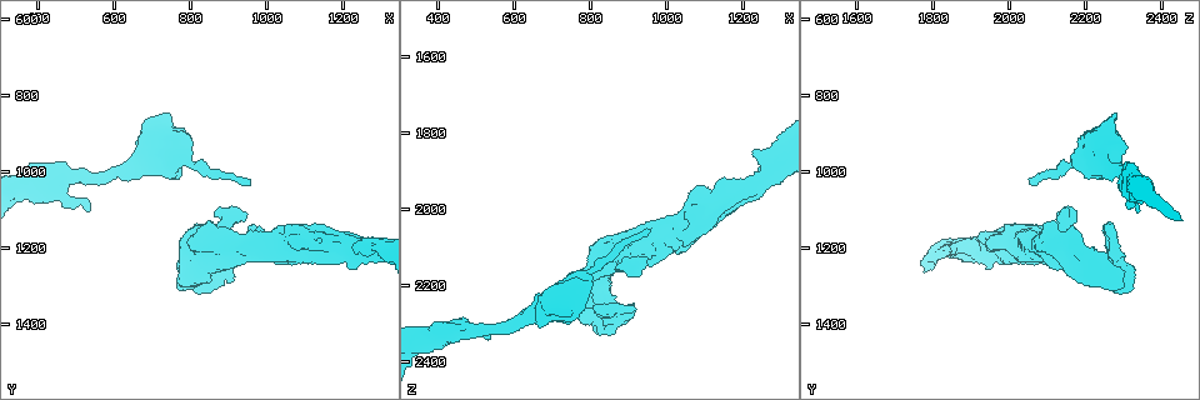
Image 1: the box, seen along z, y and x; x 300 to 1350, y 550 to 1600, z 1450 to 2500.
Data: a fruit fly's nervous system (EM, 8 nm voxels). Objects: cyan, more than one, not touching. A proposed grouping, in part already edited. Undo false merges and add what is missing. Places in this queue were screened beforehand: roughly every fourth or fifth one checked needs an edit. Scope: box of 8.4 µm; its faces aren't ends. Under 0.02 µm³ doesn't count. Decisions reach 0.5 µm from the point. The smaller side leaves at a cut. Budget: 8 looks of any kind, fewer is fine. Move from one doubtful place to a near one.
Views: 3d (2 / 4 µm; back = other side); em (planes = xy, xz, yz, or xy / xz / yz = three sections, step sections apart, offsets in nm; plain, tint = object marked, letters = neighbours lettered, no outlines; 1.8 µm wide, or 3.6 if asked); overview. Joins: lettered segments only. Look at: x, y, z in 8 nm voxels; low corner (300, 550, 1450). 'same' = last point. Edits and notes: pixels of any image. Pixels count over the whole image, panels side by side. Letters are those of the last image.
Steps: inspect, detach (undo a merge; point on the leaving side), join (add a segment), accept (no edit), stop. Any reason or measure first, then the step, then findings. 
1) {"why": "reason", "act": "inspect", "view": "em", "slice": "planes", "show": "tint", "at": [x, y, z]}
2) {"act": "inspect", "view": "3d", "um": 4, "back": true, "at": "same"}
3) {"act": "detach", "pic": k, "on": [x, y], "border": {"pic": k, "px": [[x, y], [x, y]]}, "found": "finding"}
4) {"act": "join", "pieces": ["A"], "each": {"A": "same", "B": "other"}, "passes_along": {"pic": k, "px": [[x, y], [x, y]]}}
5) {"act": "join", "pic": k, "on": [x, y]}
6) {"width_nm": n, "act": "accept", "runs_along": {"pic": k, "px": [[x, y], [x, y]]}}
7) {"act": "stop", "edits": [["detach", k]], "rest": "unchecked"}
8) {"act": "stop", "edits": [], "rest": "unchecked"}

{"why": "branch point", "act": "inspect", "view": "em", "slice": "planes", "show": "tint", "at": [1275, 1215, 1915]}

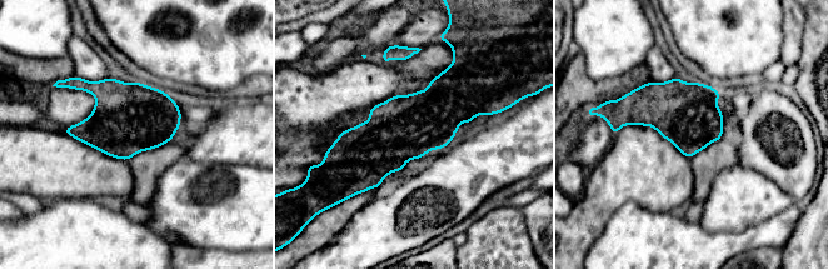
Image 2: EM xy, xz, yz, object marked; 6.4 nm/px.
{"why": "see the neighbours", "act": "inspect", "view": "em", "slice": "planes", "show": "letters", "at": "same"}

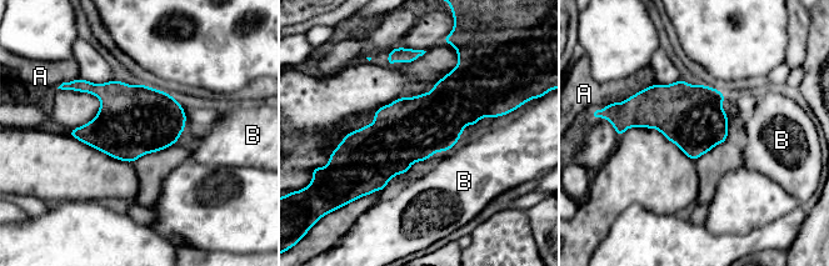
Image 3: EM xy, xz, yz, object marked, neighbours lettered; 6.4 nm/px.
{"width_nm": 420, "act": "accept", "each": {"A": "other", "B": "other"}, "border": {"pic": 3, "px": [[654, 83], [624, 100]]}, "found": "continuous, no second neuron"}

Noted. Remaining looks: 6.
{"why": "sharp bend", "act": "inspect", "view": "em", "slice": "planes", "show": "letters", "at": [825, 1275, 2250]}

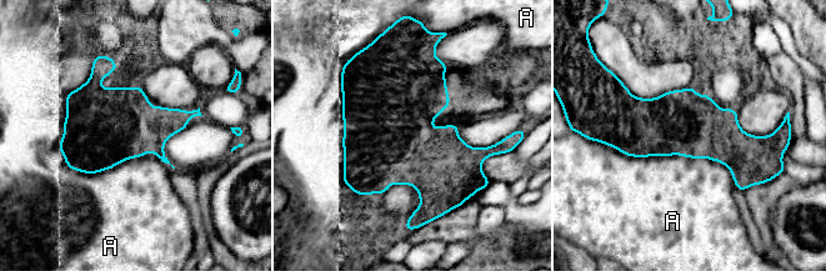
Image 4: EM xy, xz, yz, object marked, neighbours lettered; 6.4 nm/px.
{"act": "accept", "each": {"A": "other"}, "border": {"pic": 4, "px": [[606, 144], [720, 161], [736, 187]]}, "found": "continuous, no second neuron"}

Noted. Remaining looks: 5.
{"why": "tapers out", "act": "inspect", "view": "3d", "um": 2, "at": [960, 1035, 2055]}

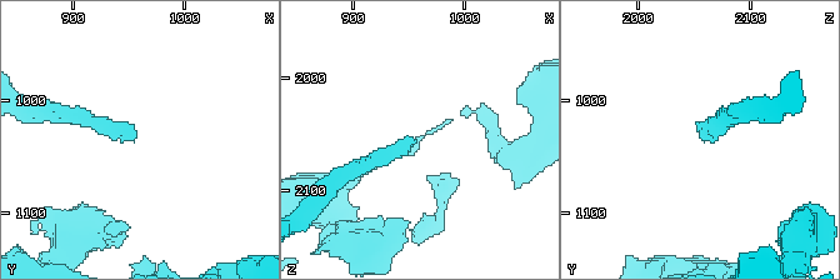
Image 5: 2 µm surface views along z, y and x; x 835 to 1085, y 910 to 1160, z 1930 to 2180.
{"why": "need the tissue", "act": "inspect", "view": "em", "slice": "xy", "step": 16, "show": "letters", "at": [954, 1032, 2060]}

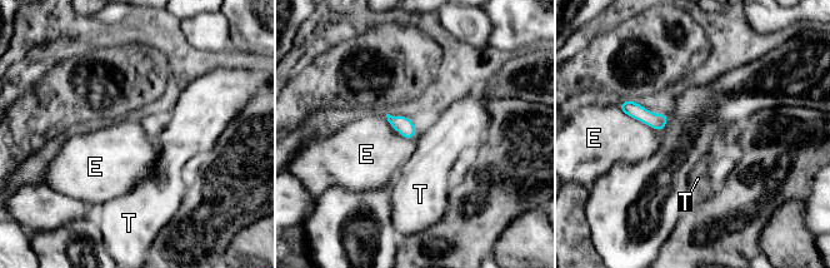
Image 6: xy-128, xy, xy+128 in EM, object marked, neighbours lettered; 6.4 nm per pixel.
{"why": "another direction", "act": "inspect", "view": "em", "slice": "yz", "step": 8, "show": "letters", "at": "same"}

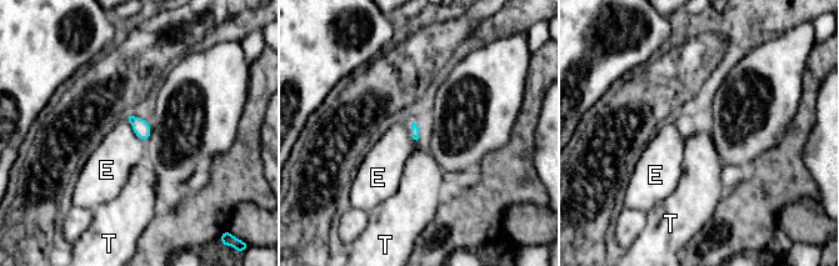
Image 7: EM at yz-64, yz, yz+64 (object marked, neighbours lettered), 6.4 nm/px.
{"longest_contact_nm": ["E", 180], "act": "accept", "each": {"E": "other", "T": "other"}, "border": {"pic": 7, "px": [[126, 116], [133, 132], [140, 140]]}, "found": "none of them fits"}

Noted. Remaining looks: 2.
{"act": "stop", "edits": [], "rest": "unchecked"}

